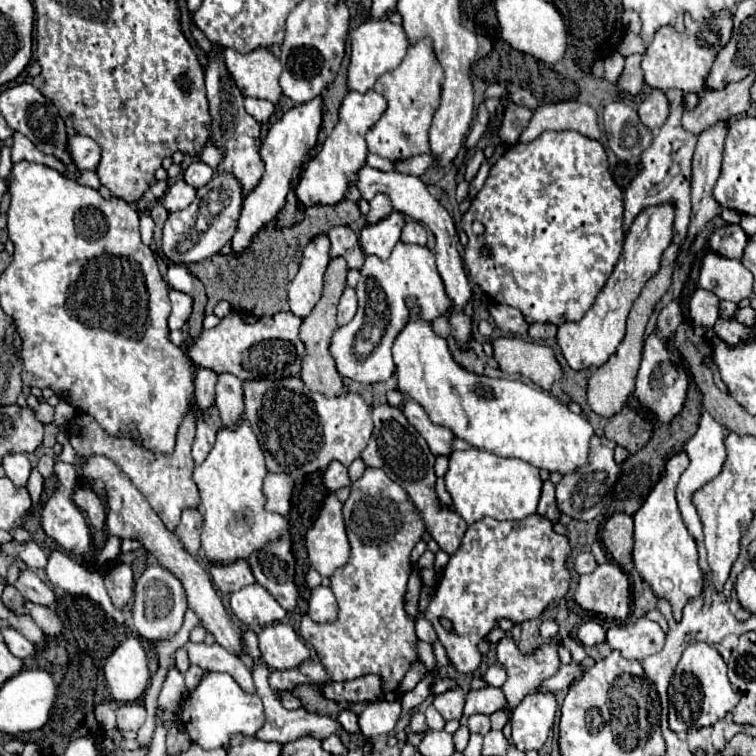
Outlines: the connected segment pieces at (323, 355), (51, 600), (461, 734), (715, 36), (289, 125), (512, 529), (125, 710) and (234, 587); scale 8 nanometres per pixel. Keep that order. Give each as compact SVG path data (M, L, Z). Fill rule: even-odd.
M333 258L327 266L325 272L325 288L321 300L315 304L313 312L303 320L299 328L299 338L303 340L307 356L303 356L303 368L301 368L301 380L311 392L319 392L325 396L339 396L343 392L343 380L335 368L335 360L329 354L329 342L333 332L337 330L335 314L337 314L337 304L339 298L345 290L345 278L347 278L347 262L343 258Z
M25 568L19 578L17 578L17 590L25 600L31 600L41 606L53 606L55 604L55 594L53 590L29 568Z
M461 726L461 728L453 734L455 750L457 750L457 752L463 752L465 746L467 746L467 740L469 740L469 730L467 730L467 726Z
M727 10L715 14L711 18L711 26L707 20L703 22L693 20L693 22L687 22L685 32L677 32L671 26L661 28L655 34L655 40L647 46L647 52L641 62L645 82L651 88L659 88L663 92L671 88L677 88L683 92L701 92L705 88L705 80L715 62L715 56L729 42L731 32L733 32L733 16Z
M317 96L311 102L299 104L289 108L287 112L281 114L279 120L275 120L263 140L261 146L261 158L265 162L265 174L259 182L259 186L243 200L243 210L239 216L239 224L235 230L235 236L231 240L233 244L233 252L241 252L243 248L247 248L251 244L251 238L265 228L269 222L275 220L275 216L279 214L279 210L285 204L285 196L291 188L291 176L293 170L299 168L305 160L305 156L309 154L309 150L315 146L317 142L317 132L321 126L321 112L323 112L323 100L321 96Z
M539 514L515 522L483 518L469 526L461 548L443 570L443 578L425 612L459 672L475 672L479 668L481 654L477 642L495 628L497 620L509 618L513 622L525 622L539 618L565 596L569 588L569 572L565 568L569 552L567 536L555 534L551 522ZM441 618L453 624L453 632L443 628Z
M137 702L135 704L121 704L117 708L117 726L121 730L137 732L145 722L145 714L147 714L145 708L141 704L137 704Z
M235 560L231 564L209 564L209 574L221 592L237 592L247 584L255 584L245 560Z

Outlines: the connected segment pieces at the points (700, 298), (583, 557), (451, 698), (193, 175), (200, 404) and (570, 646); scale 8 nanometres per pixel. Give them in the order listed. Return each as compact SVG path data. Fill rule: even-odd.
M697 290L689 300L689 318L693 326L711 328L719 318L719 298L709 290Z
M581 552L575 558L575 570L577 570L577 574L587 574L587 572L593 572L595 568L597 568L597 562L595 562L591 552Z
M453 688L453 690L447 690L439 696L435 696L433 706L441 712L441 716L445 720L459 720L463 716L463 702L465 702L463 690Z
M191 162L189 166L187 166L187 170L183 172L183 178L185 178L185 182L187 184L191 184L193 188L201 188L201 186L205 186L209 180L211 180L211 176L213 176L213 168L209 168L207 164L203 164L203 162Z
M205 368L197 370L195 376L195 404L199 408L199 412L203 414L215 400L215 382L217 382L217 374Z
M570 636L561 640L561 644L565 646L571 653L572 661L581 663L587 657L587 653L583 645L577 643Z

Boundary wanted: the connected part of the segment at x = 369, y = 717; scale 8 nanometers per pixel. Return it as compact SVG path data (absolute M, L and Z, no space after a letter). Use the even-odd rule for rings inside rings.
M375 700L359 715L358 723L363 736L388 734L401 716L401 700Z

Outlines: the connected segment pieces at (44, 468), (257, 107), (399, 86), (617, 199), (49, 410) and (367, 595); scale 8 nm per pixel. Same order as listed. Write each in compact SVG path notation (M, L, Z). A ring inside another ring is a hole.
M44 455L40 458L37 469L43 476L43 478L49 478L54 473L54 458L49 455Z
M245 98L245 110L257 120L257 122L267 122L271 114L275 112L275 106L269 100L259 100L259 98Z
M423 38L415 44L409 44L401 64L391 72L379 76L379 80L375 82L373 90L381 92L387 98L387 110L365 136L369 152L393 162L429 152L429 126L435 110L439 108L441 84L443 68L435 58L431 38Z
M567 130L565 132L543 132L539 138L535 138L529 144L517 142L517 144L509 146L507 152L501 156L501 160L491 166L489 176L485 180L485 186L475 196L475 200L473 200L471 208L467 210L467 214L461 218L461 228L469 236L469 244L465 248L465 266L469 270L469 278L483 288L485 296L491 302L499 302L499 304L519 308L529 324L533 324L533 322L541 322L541 324L551 322L551 324L561 326L565 322L581 320L585 316L585 312L595 302L595 296L599 294L599 290L607 282L609 274L613 272L613 268L615 268L615 264L617 264L617 260L621 256L621 248L623 248L623 240L625 240L625 232L623 232L623 192L613 182L613 178L609 174L605 148L597 140L591 140L591 138L587 138L587 136L583 136L579 132L567 132ZM473 222L483 224L483 228L485 228L483 234L473 232ZM483 248L487 248L489 254L483 254Z
M30 394L26 400L27 405L31 406L35 412L37 412L37 418L43 422L43 424L49 424L53 422L53 406L49 406L45 400L37 400L34 395Z
M367 468L359 480L351 484L351 496L343 504L345 530L351 546L351 556L343 568L337 568L331 576L331 590L339 602L339 612L335 622L317 624L305 614L302 616L299 635L315 648L319 662L327 668L327 674L335 682L347 682L361 678L365 674L377 674L383 680L383 690L393 692L407 670L419 660L417 656L417 634L415 620L405 612L405 592L407 580L411 572L411 550L425 534L425 524L419 512L415 512L415 504L407 500L407 492L399 488L387 474L379 468Z

